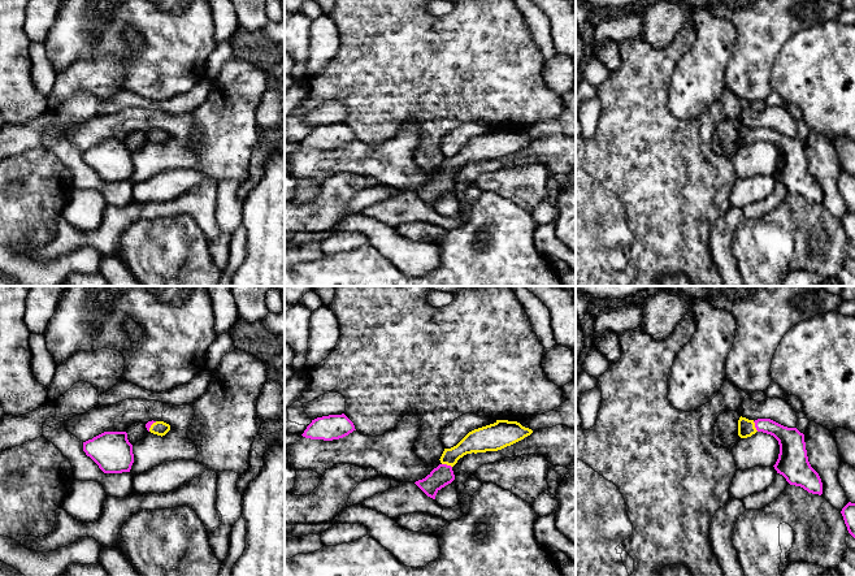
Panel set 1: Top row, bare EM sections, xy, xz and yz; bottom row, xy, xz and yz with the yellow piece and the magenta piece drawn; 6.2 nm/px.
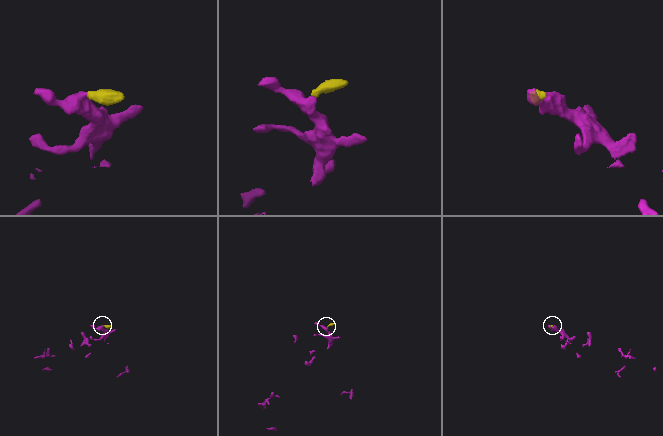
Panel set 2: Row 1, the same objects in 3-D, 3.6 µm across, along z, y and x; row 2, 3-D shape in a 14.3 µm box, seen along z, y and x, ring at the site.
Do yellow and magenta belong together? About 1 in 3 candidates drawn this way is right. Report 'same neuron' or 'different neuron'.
same neuron

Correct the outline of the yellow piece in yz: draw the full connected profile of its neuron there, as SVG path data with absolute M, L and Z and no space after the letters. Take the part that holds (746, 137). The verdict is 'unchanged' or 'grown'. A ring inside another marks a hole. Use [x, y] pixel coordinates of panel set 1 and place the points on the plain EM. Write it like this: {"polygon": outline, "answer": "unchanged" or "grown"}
{"polygon": "M739 126L738 144L741 147L751 146L756 140L771 143L778 150L780 163L773 174L777 182L782 183L790 194L800 195L812 203L823 203L821 187L808 170L803 142L771 127L754 130Z", "answer": "grown"}

